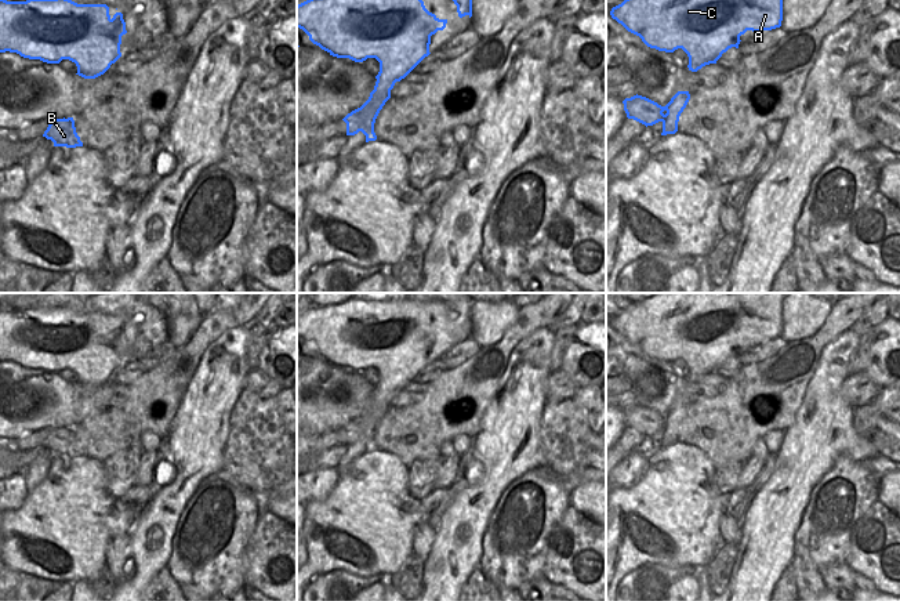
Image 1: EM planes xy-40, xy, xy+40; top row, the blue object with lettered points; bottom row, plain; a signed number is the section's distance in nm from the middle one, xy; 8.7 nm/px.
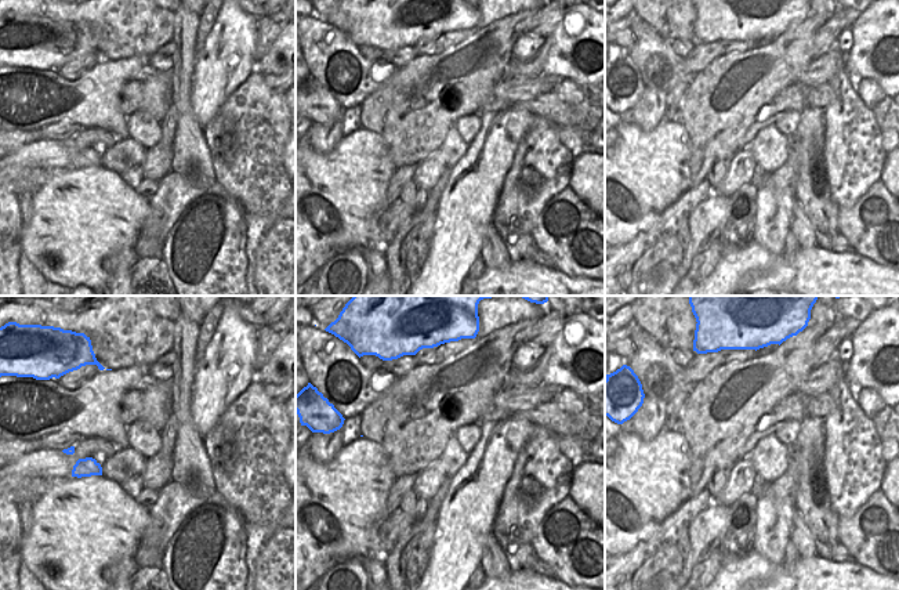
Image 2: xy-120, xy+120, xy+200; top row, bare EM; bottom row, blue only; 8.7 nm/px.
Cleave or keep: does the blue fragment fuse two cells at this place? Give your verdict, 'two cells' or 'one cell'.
two cells

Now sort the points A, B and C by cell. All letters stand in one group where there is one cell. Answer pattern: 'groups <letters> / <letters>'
groups A C / B

